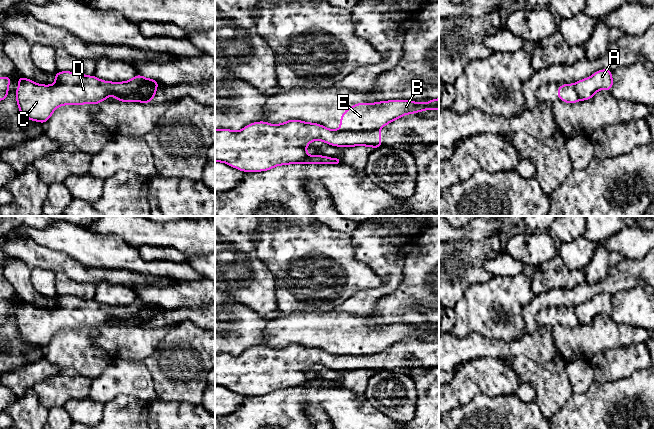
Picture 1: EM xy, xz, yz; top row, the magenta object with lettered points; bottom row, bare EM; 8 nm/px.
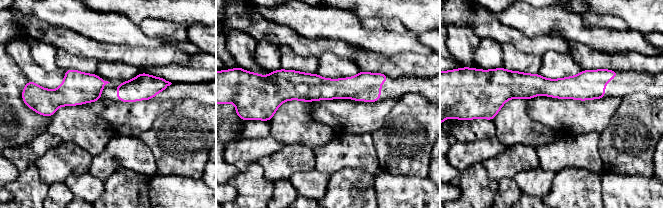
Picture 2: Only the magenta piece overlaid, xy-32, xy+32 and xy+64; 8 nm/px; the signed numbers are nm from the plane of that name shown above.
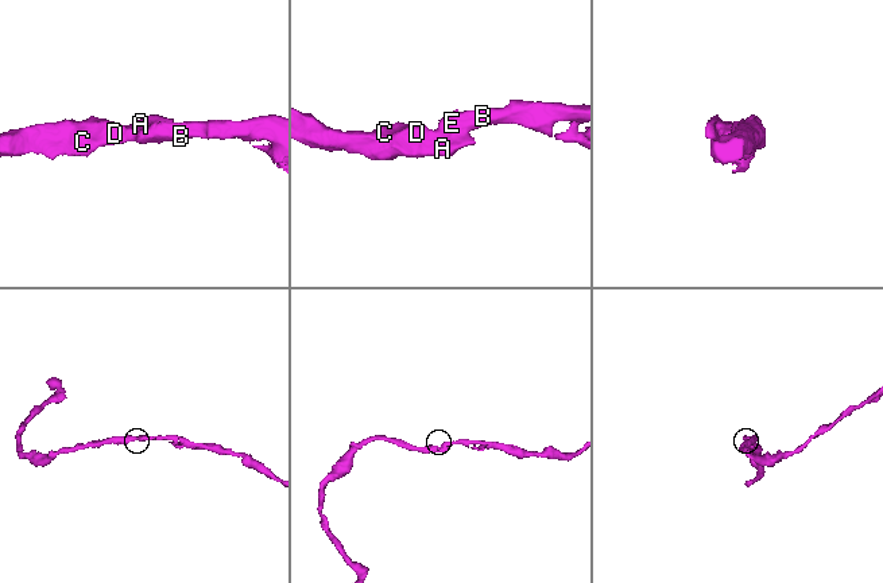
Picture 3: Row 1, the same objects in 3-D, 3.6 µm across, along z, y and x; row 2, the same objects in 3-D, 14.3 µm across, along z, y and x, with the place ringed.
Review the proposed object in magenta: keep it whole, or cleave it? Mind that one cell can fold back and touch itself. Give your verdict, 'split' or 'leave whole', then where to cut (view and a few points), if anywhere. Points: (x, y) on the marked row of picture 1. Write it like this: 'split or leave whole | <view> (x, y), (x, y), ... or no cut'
split | xy (157, 83), (141, 86), (132, 92), (115, 95)

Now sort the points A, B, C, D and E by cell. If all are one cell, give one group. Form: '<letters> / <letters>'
A C D / B E

